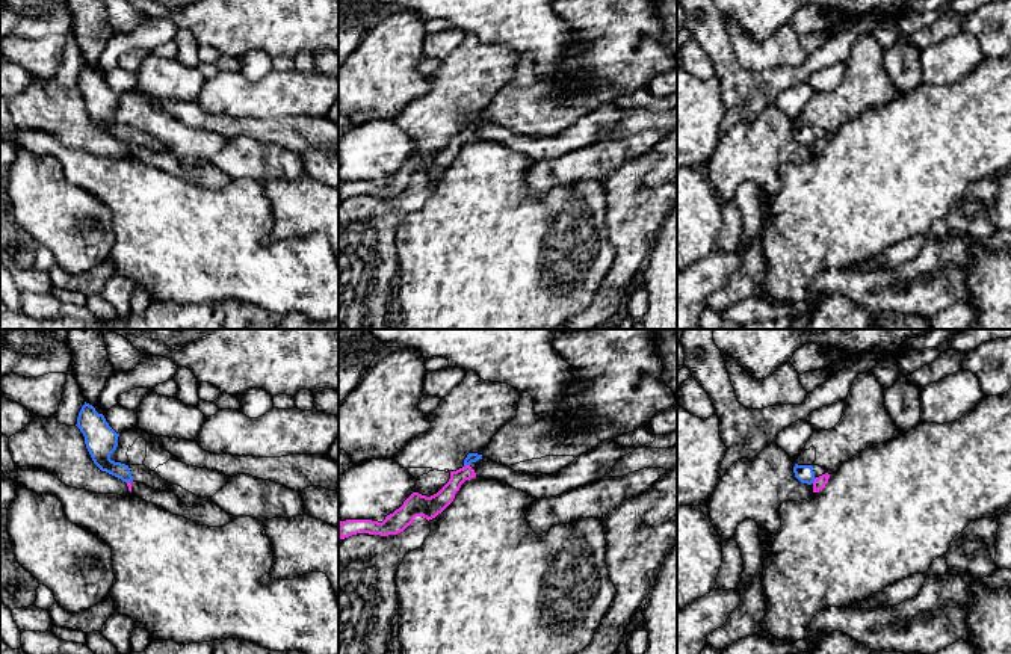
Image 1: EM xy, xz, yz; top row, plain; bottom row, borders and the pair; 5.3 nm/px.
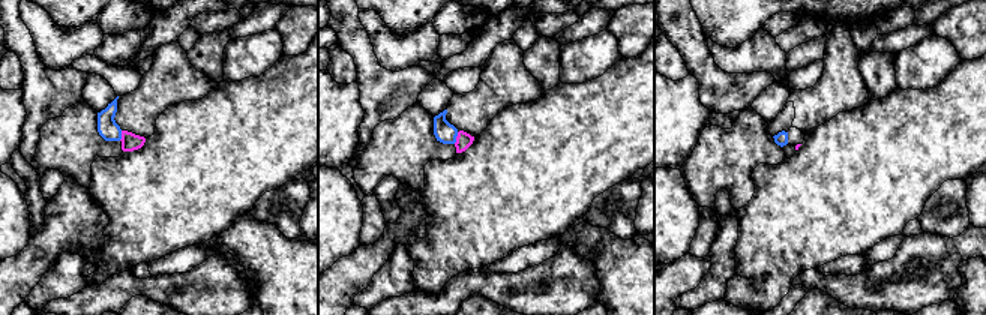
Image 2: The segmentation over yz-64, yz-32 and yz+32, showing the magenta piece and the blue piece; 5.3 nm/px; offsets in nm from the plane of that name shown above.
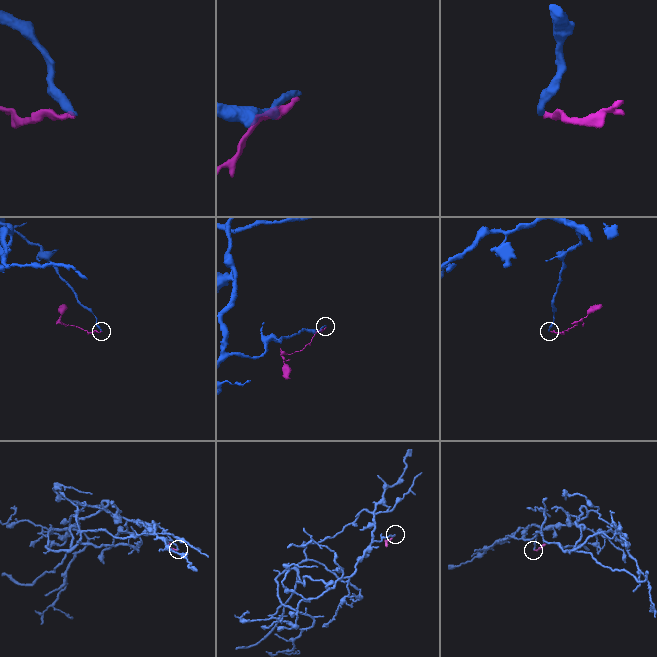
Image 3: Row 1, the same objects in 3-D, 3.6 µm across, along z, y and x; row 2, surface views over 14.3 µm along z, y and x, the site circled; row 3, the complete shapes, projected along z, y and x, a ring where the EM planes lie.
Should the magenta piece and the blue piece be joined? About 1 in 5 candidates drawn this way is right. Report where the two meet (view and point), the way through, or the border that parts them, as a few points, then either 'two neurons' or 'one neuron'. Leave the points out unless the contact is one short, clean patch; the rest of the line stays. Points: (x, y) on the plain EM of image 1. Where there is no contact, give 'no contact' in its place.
meets magenta in xz at (466, 127); border along xz (469, 126), (464, 129); two neurons

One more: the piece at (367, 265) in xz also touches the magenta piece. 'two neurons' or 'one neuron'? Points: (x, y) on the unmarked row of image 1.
two neurons

